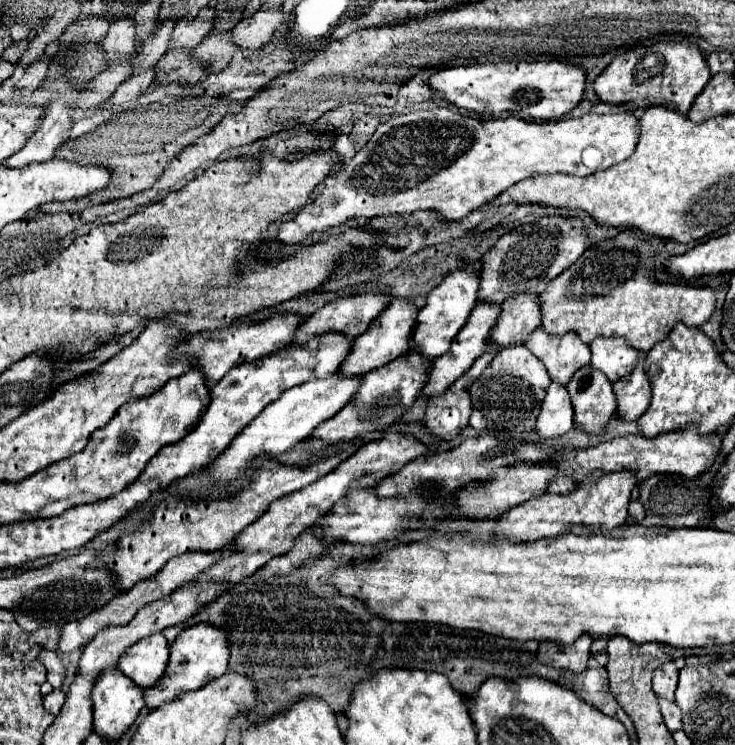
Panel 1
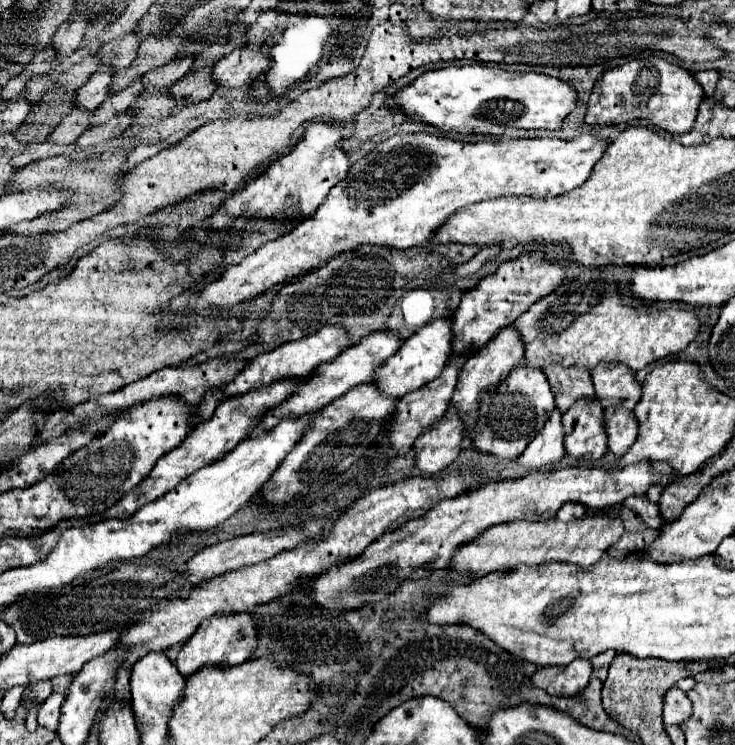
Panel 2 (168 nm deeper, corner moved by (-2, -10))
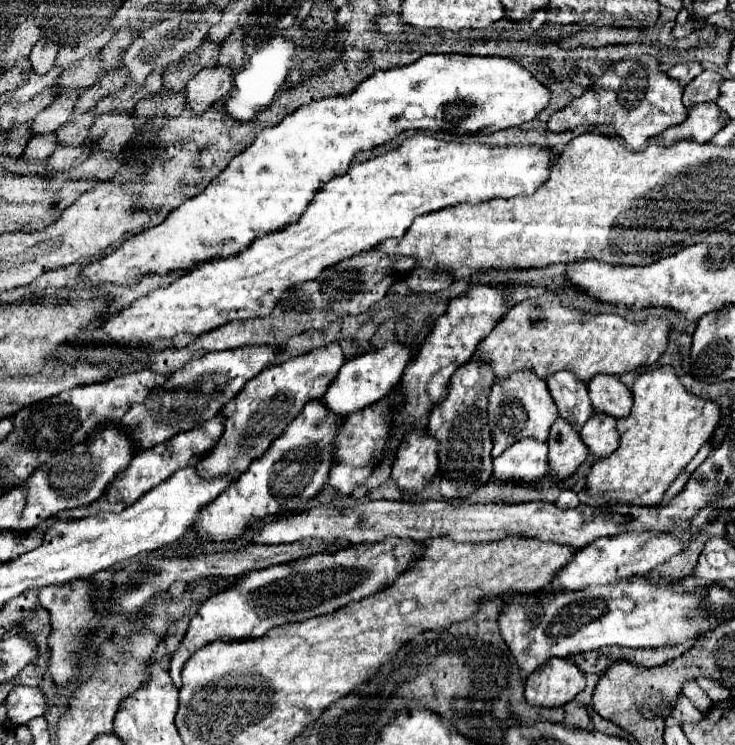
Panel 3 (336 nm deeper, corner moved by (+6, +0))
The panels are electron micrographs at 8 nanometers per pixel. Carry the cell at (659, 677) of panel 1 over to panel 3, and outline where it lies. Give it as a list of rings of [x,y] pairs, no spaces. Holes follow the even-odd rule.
[[[679,696],[675,708],[673,708],[671,716],[665,720],[665,724],[667,726],[673,726],[673,724],[679,724],[679,726],[681,724],[699,724],[699,720],[701,720],[701,712],[691,704],[689,698]]]

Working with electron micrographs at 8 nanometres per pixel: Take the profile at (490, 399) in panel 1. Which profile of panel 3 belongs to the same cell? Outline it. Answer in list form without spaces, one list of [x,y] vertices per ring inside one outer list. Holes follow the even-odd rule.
[[[519,370],[513,374],[513,378],[507,378],[505,382],[495,382],[489,394],[489,426],[493,434],[493,456],[503,454],[513,442],[519,442],[523,438],[535,438],[539,442],[545,442],[549,436],[551,424],[559,418],[557,406],[547,390],[545,380],[537,378],[529,370]]]

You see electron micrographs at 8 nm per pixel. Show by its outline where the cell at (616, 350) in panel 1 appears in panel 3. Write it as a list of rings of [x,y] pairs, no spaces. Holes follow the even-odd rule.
[[[599,374],[597,378],[591,378],[587,390],[589,390],[589,400],[597,412],[609,414],[617,420],[629,416],[631,392],[619,378]]]

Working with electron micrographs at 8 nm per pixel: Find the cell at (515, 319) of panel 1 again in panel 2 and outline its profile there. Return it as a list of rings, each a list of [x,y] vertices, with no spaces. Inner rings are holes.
[[[505,326],[505,328],[501,328],[501,332],[497,332],[497,336],[493,340],[489,340],[489,344],[485,344],[485,348],[479,348],[479,352],[475,352],[467,360],[467,364],[463,366],[463,370],[459,374],[459,384],[457,384],[453,400],[451,400],[451,404],[457,406],[459,414],[463,416],[463,422],[467,426],[467,436],[469,436],[471,428],[475,426],[475,416],[477,416],[479,398],[481,398],[483,390],[495,388],[495,384],[499,384],[517,364],[521,364],[523,358],[525,358],[525,342],[521,340],[521,332],[517,332],[517,328],[513,328],[513,326]]]

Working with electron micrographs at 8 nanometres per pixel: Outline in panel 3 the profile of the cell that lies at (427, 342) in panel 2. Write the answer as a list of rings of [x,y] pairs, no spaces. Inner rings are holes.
[[[387,342],[381,350],[371,350],[353,360],[347,360],[345,366],[341,366],[341,372],[335,376],[333,384],[329,384],[327,392],[323,394],[321,404],[327,406],[339,418],[347,418],[349,414],[371,406],[373,402],[385,398],[391,392],[391,388],[397,382],[401,382],[401,370],[411,362],[411,358],[413,358],[411,348]]]

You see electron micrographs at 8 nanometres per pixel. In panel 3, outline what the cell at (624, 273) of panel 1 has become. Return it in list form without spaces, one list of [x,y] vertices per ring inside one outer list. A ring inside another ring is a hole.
[[[545,292],[539,298],[525,300],[507,310],[507,314],[497,322],[491,334],[481,340],[473,358],[479,362],[487,362],[495,374],[495,380],[507,380],[511,374],[519,370],[533,370],[541,380],[547,380],[551,374],[559,370],[573,372],[581,382],[589,382],[597,374],[613,374],[621,376],[625,372],[633,372],[643,366],[651,366],[667,348],[669,320],[649,316],[645,322],[629,322],[617,314],[585,314],[581,310],[569,310],[563,304],[563,292]]]

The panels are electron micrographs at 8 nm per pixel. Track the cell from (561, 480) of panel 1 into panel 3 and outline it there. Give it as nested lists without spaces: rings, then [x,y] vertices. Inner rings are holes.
[[[565,488],[565,490],[561,490],[561,496],[557,498],[557,504],[555,504],[557,508],[575,508],[575,506],[579,506],[579,498],[577,498],[577,494],[573,492],[573,490],[569,490],[569,488]]]

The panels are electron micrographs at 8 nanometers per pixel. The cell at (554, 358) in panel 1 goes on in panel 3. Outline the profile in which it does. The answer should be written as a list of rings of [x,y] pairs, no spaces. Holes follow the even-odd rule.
[[[567,370],[549,376],[547,386],[559,408],[559,416],[567,420],[577,432],[581,432],[583,424],[593,414],[587,386],[583,382],[577,382],[577,378],[573,378],[573,374],[569,374]]]

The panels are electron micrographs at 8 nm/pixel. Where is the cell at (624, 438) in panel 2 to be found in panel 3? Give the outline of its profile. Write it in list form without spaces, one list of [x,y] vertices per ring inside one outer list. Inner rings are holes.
[[[595,412],[589,418],[589,422],[583,426],[581,440],[589,448],[589,454],[593,454],[597,460],[607,458],[619,446],[619,434],[615,428],[615,418],[609,418],[605,414]]]

